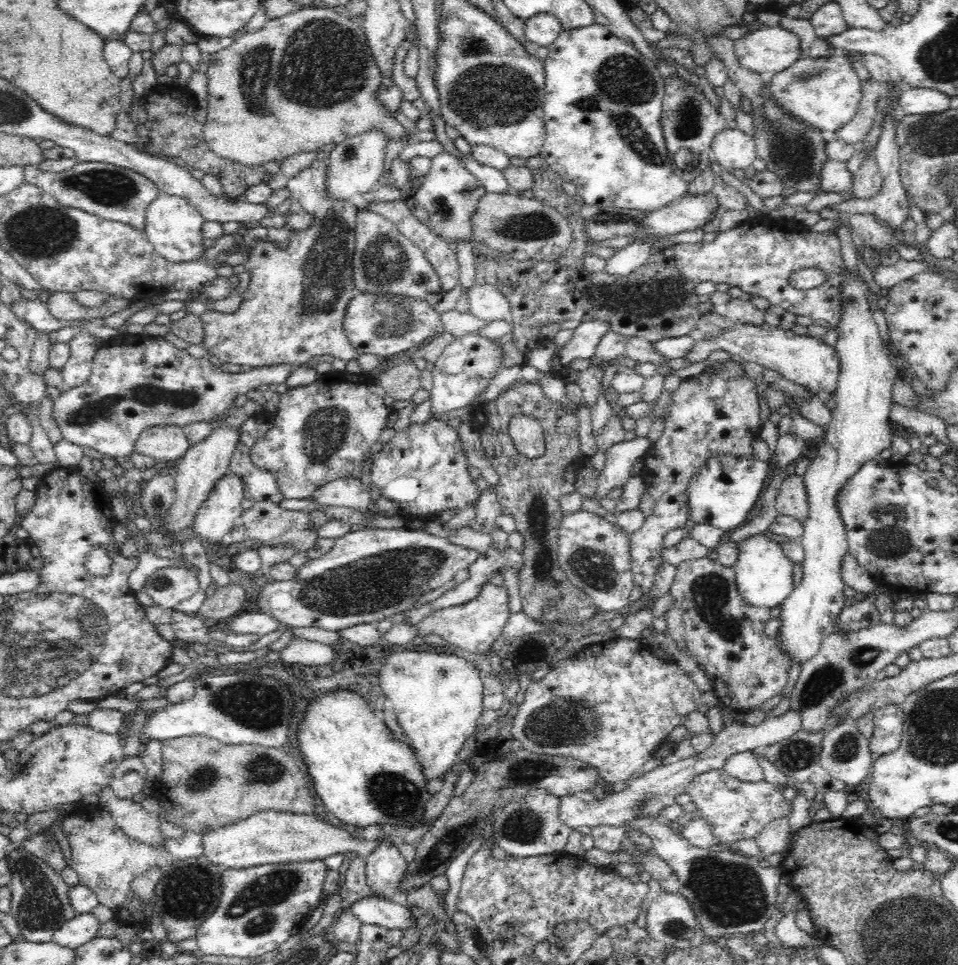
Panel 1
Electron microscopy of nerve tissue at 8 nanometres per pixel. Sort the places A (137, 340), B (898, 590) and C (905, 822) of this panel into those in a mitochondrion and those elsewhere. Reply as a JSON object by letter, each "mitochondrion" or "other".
{"A":"other","B":"other","C":"other"}

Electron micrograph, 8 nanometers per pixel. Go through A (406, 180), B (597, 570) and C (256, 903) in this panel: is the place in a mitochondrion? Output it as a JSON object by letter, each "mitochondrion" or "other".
{"A":"other","B":"mitochondrion","C":"mitochondrion"}

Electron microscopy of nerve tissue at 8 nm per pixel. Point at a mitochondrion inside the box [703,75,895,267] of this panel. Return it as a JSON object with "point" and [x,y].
{"point":[793,151]}

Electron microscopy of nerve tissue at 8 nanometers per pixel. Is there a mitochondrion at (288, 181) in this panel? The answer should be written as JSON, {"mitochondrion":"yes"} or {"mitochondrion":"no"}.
{"mitochondrion":"no"}

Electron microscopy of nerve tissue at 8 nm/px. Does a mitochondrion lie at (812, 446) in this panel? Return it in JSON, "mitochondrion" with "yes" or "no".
{"mitochondrion":"no"}

